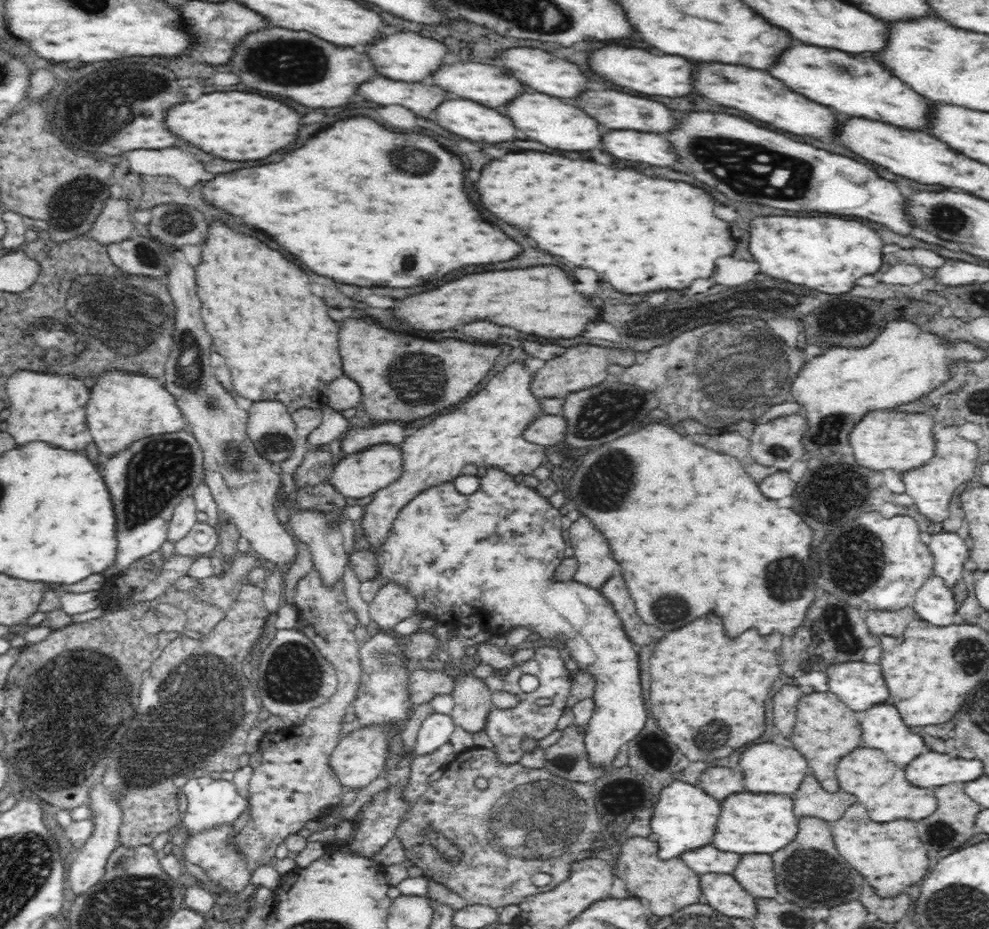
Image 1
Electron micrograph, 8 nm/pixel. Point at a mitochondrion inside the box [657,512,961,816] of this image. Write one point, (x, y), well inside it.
(855, 567)

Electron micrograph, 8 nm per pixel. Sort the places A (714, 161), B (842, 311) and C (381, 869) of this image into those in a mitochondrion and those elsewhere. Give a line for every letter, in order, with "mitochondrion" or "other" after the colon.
A: mitochondrion
B: other
C: other

